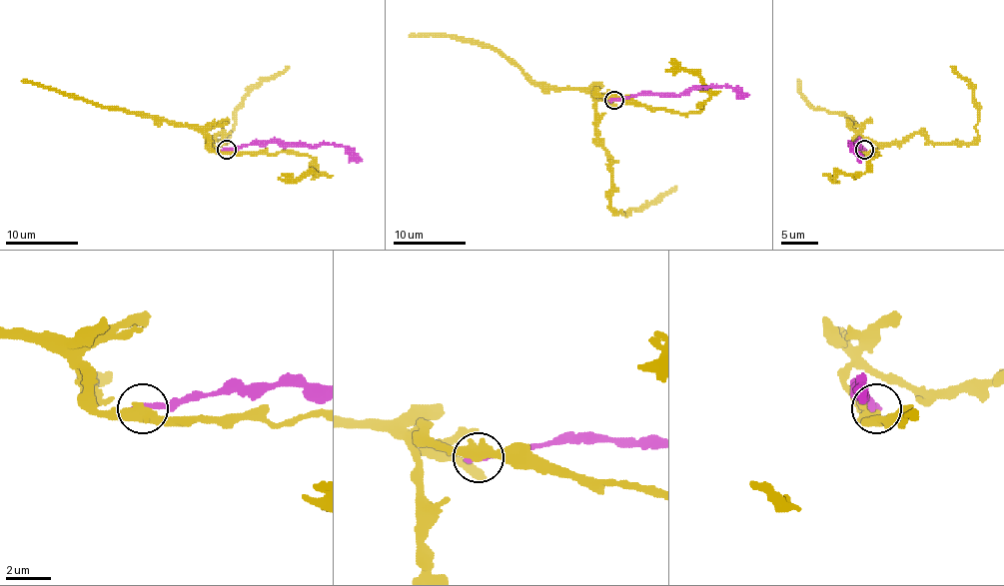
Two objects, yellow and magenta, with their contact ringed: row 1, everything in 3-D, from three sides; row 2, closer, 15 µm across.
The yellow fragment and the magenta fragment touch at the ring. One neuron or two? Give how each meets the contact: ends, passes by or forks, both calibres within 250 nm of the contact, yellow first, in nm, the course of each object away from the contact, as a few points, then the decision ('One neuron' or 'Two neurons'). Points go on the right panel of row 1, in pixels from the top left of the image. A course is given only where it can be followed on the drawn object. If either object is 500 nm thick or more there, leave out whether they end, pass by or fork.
At the ring yellow passes by. At the ring magenta ends. Thickness 480 nm (yellow) against 280 nm. Course of yellow: (864, 150), (853, 141), (857, 135), (881, 145), (915, 134), (932, 143), (972, 141), (977, 103), (950, 66). Course of magenta: (864, 150), (859, 143), (852, 145), (859, 161). Two neurons

